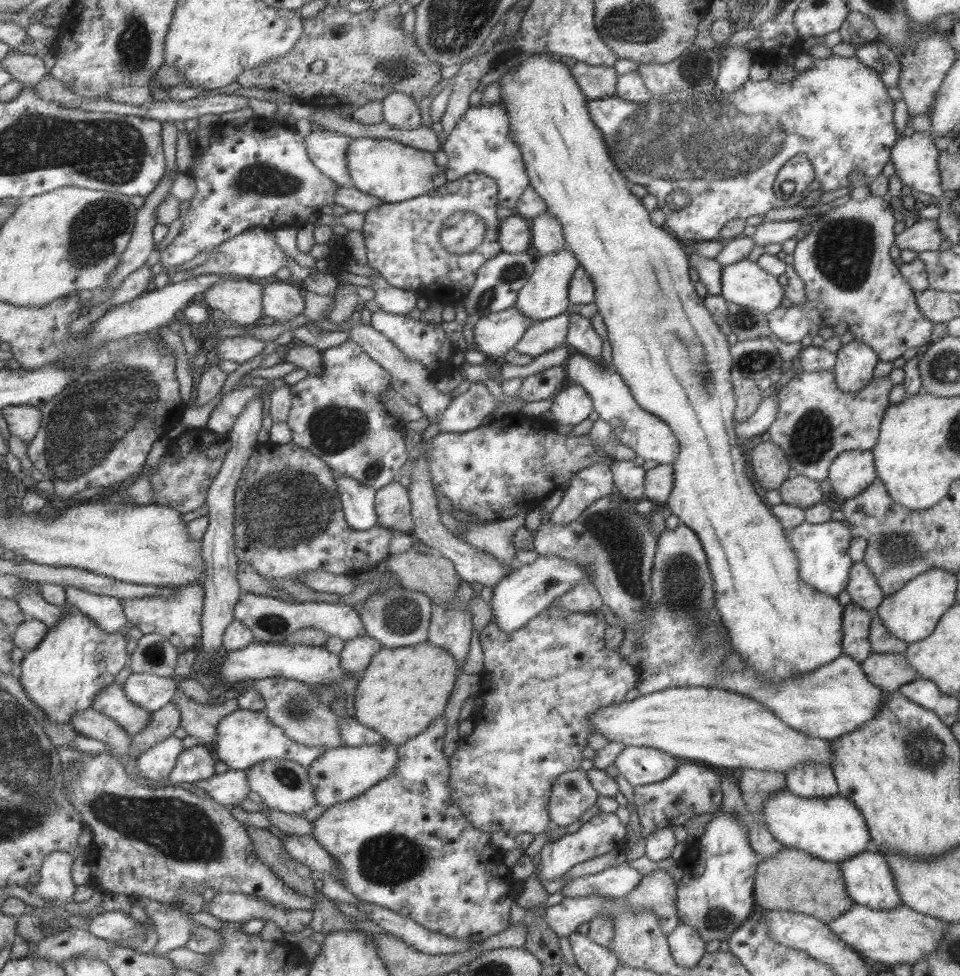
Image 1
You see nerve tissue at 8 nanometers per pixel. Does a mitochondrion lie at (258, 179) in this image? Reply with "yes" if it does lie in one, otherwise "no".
yes

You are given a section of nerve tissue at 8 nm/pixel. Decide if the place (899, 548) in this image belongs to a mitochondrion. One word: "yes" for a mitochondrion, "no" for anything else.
yes

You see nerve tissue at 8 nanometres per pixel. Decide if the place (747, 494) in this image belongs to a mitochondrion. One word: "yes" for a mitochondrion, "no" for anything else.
no

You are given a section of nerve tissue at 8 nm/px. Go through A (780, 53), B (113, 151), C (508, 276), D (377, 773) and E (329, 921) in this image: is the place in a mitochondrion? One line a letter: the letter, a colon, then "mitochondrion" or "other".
A: other
B: mitochondrion
C: mitochondrion
D: other
E: other

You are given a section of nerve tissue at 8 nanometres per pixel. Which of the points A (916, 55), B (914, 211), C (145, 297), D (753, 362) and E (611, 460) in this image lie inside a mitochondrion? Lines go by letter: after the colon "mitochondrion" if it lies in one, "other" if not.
A: mitochondrion
B: other
C: other
D: mitochondrion
E: other

